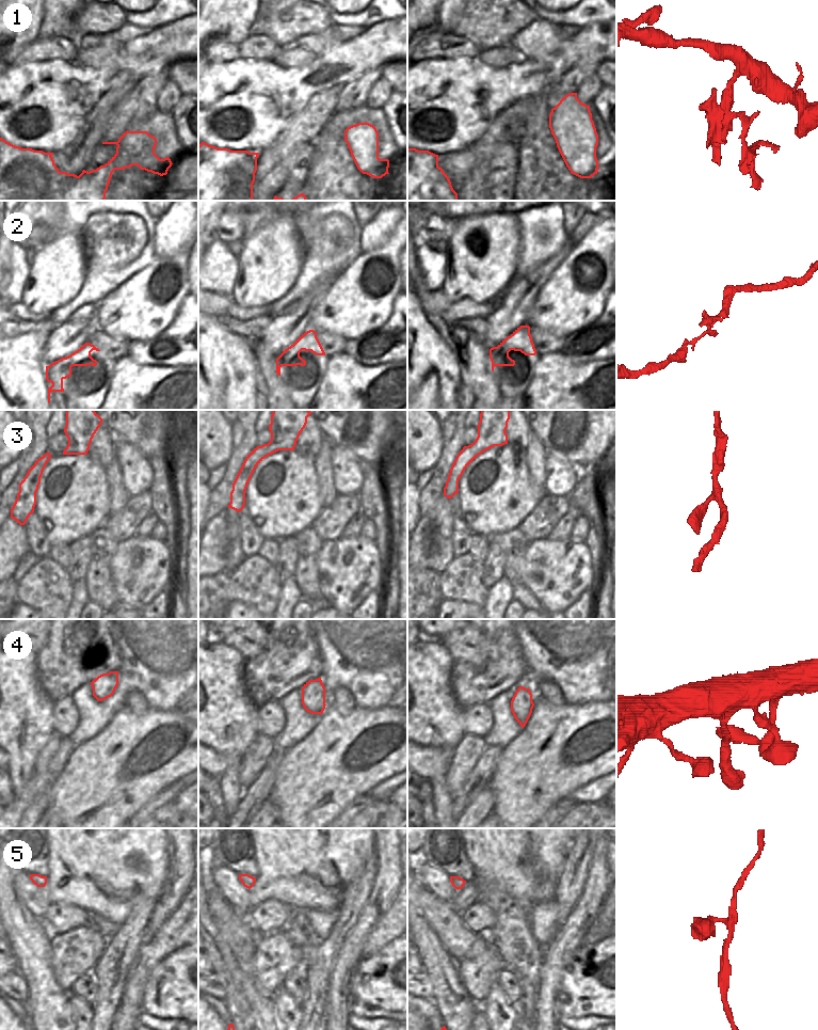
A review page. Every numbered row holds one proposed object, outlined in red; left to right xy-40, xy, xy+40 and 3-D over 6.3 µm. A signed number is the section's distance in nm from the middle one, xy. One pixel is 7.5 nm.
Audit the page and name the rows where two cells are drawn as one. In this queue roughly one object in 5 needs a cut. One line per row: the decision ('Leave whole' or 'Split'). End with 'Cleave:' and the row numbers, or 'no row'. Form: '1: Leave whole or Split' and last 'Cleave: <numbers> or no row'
1: Split
2: Leave whole
3: Leave whole
4: Leave whole
5: Leave whole
Cleave: 1

